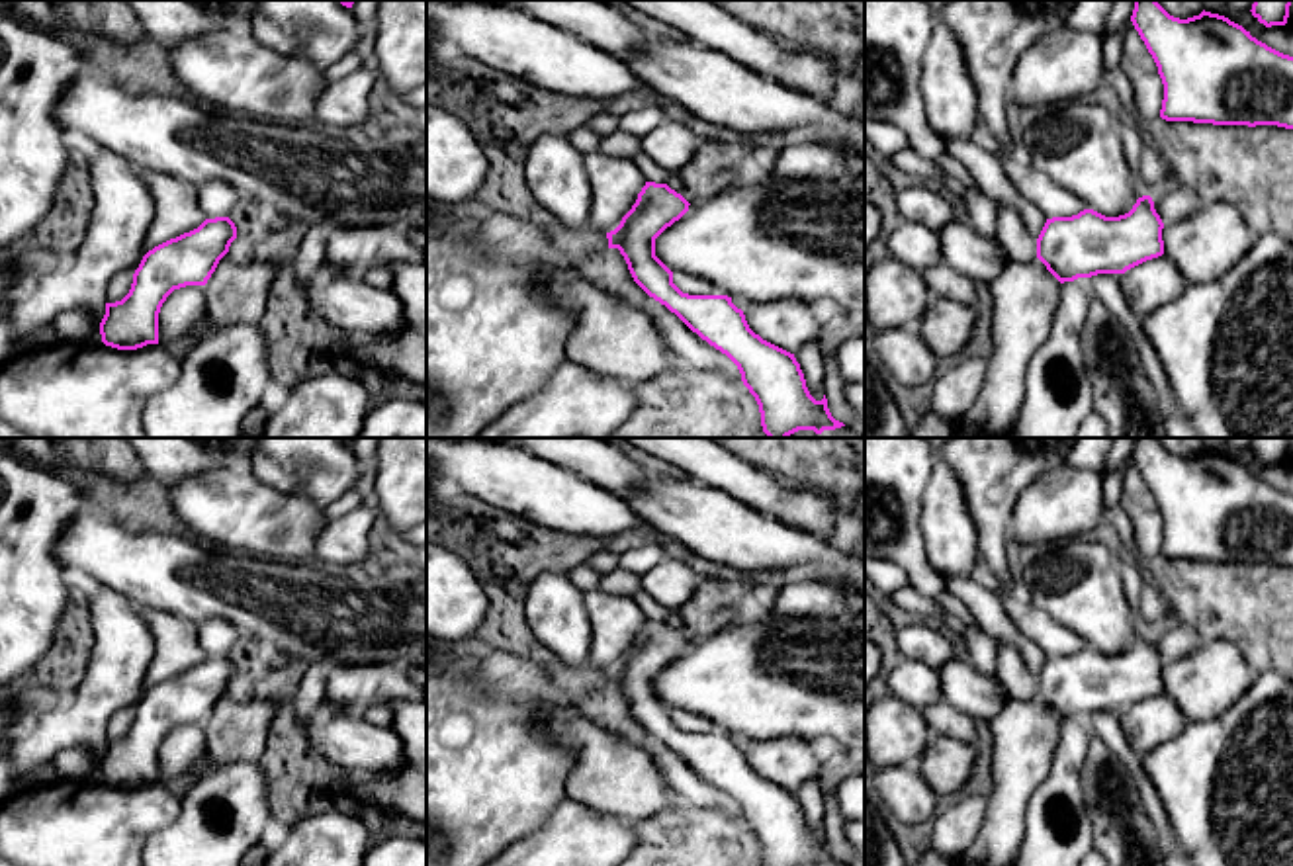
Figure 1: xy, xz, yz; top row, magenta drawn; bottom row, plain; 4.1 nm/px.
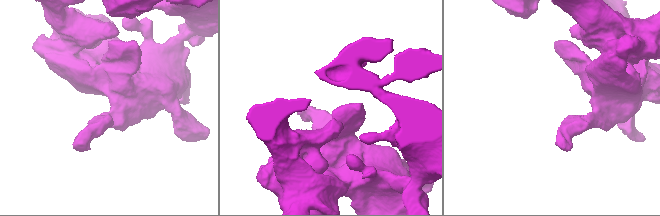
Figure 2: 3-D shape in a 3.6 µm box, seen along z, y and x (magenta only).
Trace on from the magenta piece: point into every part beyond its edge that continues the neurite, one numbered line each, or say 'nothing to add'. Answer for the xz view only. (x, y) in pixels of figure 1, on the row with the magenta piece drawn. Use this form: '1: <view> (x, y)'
nothing to add

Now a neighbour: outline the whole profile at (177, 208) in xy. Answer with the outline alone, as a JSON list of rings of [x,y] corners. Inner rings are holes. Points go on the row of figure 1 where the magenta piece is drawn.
[[[143,170],[155,201],[155,217],[149,225],[143,256],[155,246],[198,229],[207,217],[200,205],[200,186],[176,176]]]

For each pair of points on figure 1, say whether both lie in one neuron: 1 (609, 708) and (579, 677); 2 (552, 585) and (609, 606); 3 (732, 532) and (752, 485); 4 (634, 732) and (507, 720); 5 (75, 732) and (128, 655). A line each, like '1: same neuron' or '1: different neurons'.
1: same neuron
2: different neurons
3: different neurons
4: different neurons
5: same neuron

